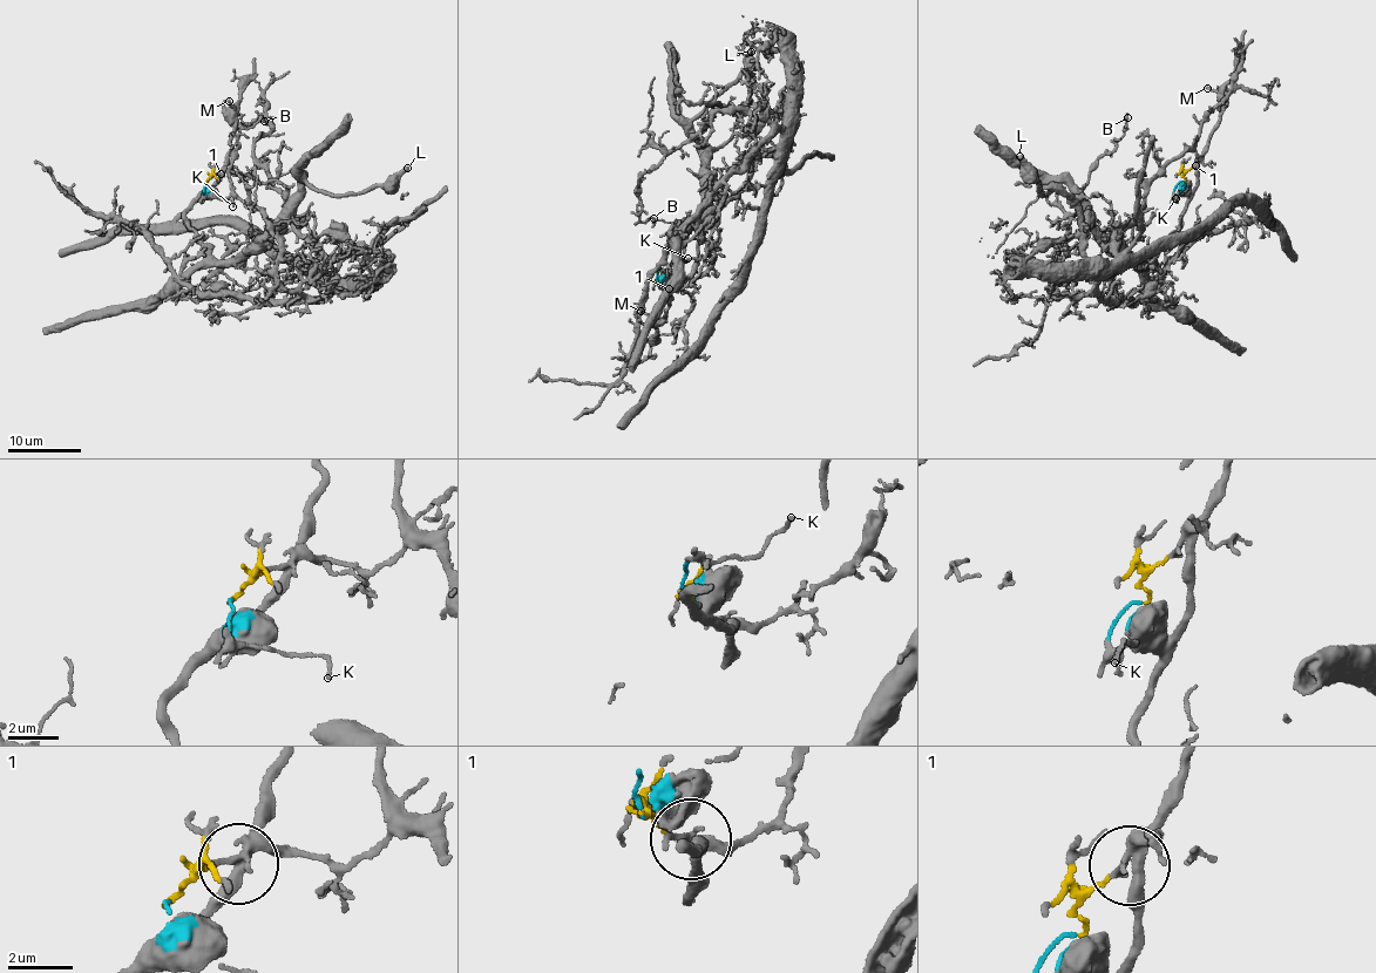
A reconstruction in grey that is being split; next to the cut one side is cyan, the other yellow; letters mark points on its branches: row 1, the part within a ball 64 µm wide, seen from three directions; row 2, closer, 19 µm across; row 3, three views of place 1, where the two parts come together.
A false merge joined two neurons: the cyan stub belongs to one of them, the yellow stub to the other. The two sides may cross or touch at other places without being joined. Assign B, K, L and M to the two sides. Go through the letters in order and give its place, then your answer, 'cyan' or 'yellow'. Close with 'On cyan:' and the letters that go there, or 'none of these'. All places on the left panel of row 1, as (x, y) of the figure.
B: at (264, 121); yellow
K: at (232, 206); cyan
L: at (407, 168); cyan
M: at (229, 101); cyan
On cyan: K, L, M

